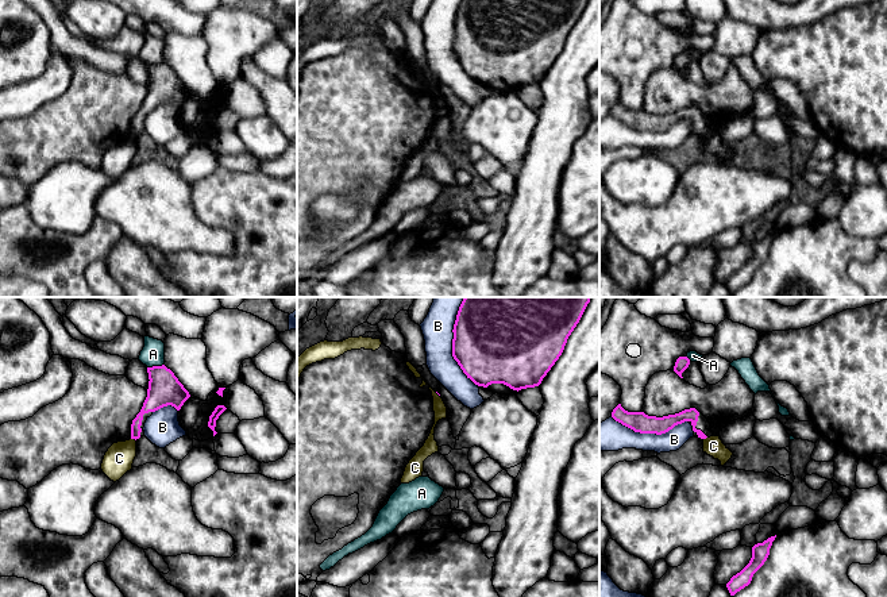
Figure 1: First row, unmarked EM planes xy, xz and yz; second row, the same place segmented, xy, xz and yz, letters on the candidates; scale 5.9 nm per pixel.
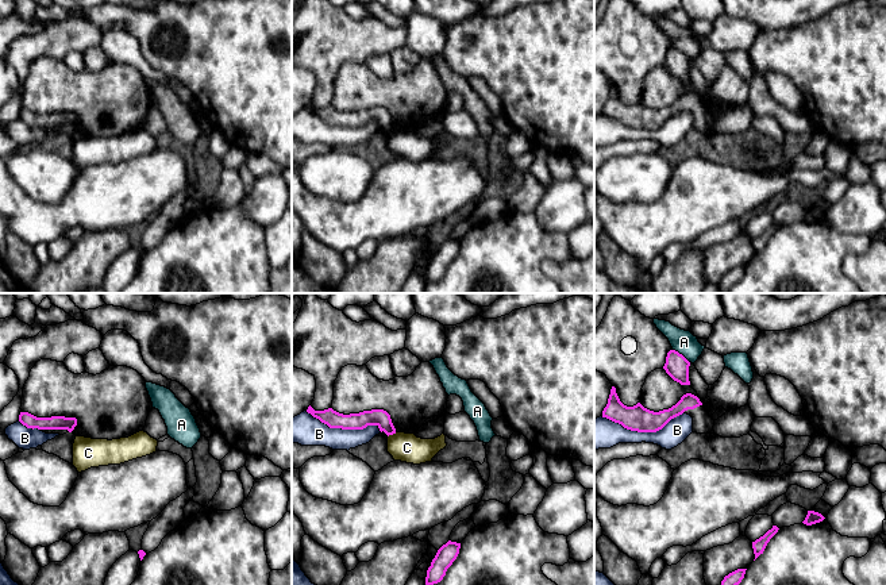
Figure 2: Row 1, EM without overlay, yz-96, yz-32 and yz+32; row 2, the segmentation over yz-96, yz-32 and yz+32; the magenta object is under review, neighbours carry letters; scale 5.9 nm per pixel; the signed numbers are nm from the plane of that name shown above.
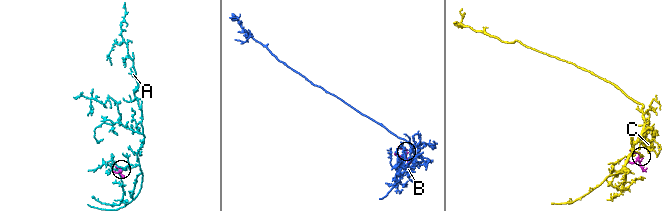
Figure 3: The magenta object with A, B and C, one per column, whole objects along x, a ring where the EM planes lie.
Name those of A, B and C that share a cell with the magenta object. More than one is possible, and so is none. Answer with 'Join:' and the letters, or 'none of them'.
Join: none of them

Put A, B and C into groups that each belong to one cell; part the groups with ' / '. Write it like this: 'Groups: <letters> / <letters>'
Groups: A / B / C

